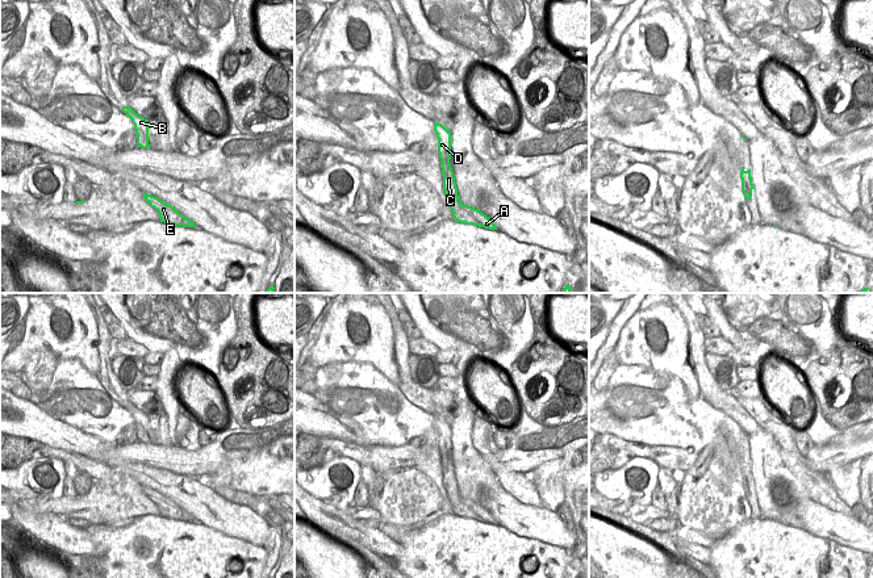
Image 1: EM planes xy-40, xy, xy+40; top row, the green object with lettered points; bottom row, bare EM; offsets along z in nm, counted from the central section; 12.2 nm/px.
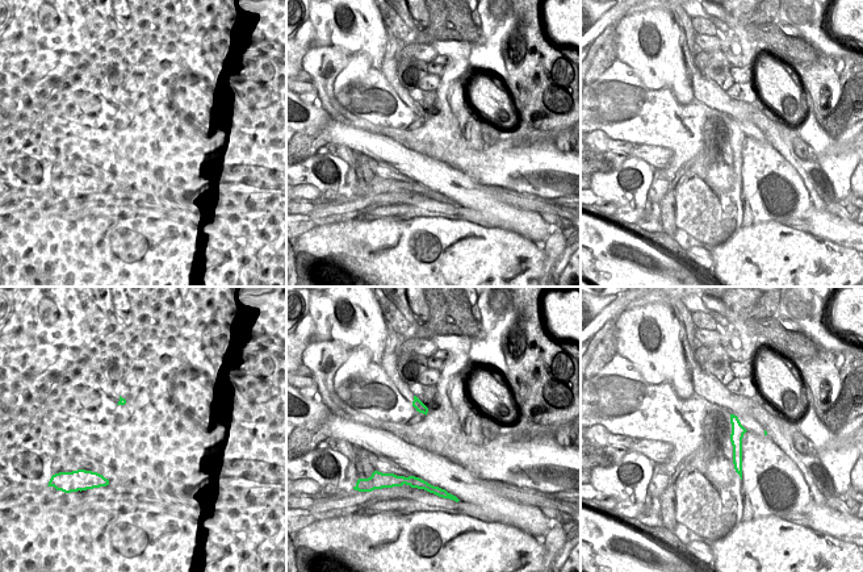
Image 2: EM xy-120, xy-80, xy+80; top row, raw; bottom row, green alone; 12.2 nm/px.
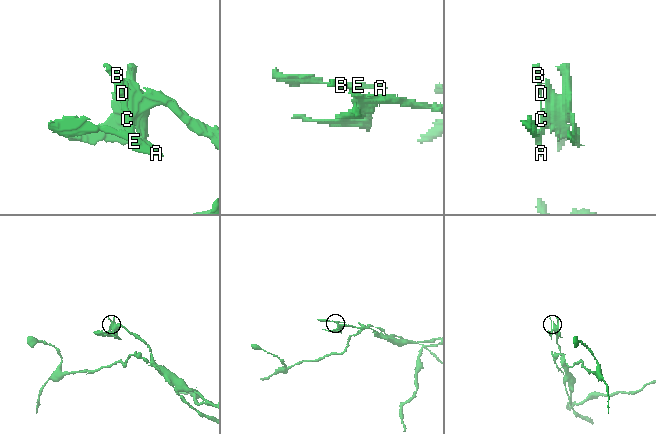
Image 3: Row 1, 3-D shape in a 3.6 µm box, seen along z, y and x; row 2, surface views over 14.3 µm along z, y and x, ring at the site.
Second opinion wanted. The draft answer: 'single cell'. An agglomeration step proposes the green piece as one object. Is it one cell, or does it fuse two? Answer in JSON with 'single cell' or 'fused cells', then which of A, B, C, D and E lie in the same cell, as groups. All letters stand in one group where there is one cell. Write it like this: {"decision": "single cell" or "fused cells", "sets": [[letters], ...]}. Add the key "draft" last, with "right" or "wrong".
{"decision": "fused cells", "sets": [["A", "E"], ["B", "C", "D"]], "draft": "wrong"}

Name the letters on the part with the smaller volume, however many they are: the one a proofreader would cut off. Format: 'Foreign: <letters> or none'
Foreign: A, E

